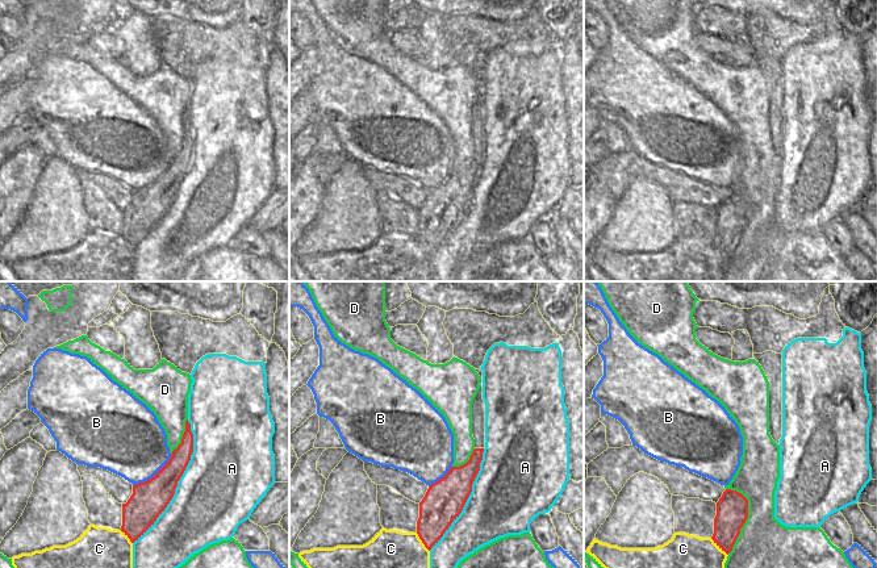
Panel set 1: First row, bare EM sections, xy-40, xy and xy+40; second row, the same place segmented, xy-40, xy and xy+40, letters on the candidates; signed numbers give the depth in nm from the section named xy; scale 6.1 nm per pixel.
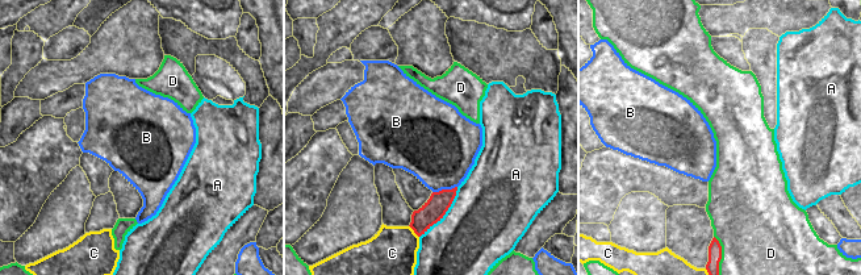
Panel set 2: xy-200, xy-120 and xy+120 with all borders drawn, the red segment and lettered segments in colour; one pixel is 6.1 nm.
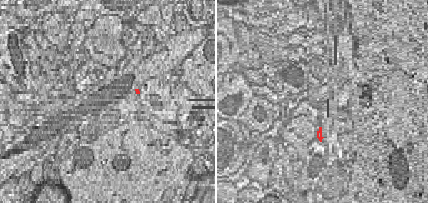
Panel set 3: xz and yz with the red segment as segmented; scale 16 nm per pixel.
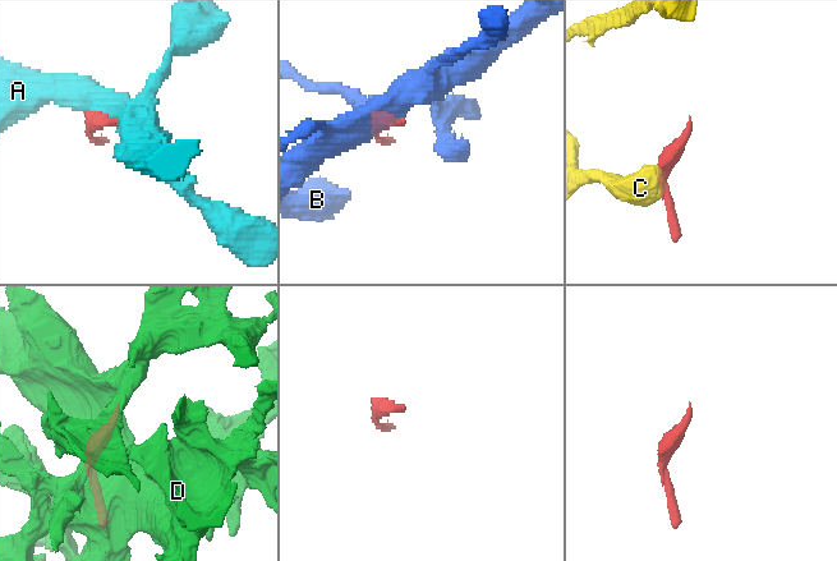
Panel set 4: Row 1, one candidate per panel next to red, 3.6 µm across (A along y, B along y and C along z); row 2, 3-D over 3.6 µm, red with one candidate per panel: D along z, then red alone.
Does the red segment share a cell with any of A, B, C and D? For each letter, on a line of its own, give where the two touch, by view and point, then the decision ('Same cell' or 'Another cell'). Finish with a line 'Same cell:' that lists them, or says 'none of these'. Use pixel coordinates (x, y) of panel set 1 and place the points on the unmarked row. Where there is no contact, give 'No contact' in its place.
A: Touches red at xy-40 (178, 186). Another cell
B: Touches red at xy-40 (154, 180). Another cell
C: Touches red at xy+40 (719, 253). Another cell
D: Touches red at xy+40 (747, 221). Another cell
Same cell: none of these

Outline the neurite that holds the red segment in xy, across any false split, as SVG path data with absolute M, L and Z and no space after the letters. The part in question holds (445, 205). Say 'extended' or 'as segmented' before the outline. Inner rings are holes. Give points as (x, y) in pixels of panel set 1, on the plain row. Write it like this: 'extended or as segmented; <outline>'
extended; M476 75L476 78L480 82L480 95L472 108L472 142L475 145L475 155L465 170L451 172L444 183L431 189L419 208L417 239L429 256L440 246L451 229L462 218L472 197L472 189L480 176L480 168L485 154L485 108L483 105L483 76Z

